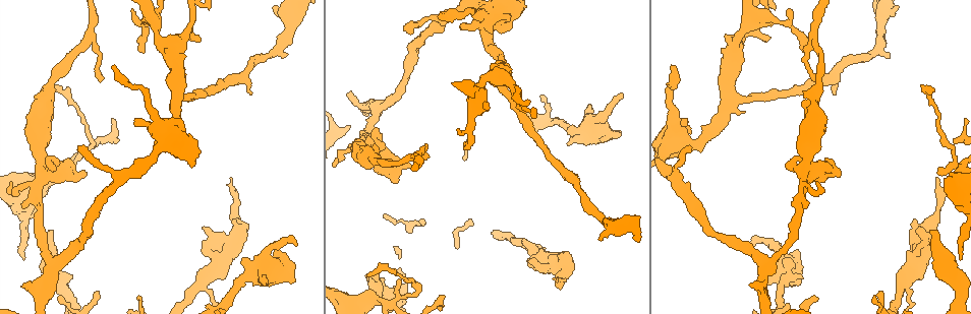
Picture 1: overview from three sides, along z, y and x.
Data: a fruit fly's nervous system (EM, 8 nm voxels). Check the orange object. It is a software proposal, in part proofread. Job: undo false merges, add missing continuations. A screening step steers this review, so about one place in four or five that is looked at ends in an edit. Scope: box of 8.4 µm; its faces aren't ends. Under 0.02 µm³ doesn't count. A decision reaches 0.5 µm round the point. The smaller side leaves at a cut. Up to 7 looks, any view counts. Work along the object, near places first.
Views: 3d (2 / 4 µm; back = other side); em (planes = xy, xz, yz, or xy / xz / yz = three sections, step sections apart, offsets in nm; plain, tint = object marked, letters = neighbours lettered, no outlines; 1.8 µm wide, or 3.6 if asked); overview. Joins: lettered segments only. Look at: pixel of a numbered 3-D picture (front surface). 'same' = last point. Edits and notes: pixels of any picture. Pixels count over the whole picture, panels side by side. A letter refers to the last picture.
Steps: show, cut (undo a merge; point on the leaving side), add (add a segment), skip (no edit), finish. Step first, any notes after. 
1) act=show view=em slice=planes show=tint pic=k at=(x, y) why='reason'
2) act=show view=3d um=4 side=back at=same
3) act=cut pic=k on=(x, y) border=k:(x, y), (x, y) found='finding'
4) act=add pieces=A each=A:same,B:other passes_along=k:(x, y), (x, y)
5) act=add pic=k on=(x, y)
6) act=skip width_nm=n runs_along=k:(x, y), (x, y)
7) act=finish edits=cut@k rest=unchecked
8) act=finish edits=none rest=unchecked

act=show view=3d um=4 pic=1 at=(51, 163) why='free end'

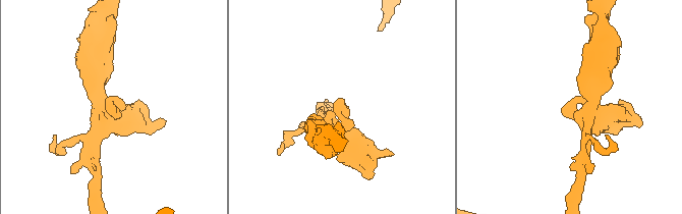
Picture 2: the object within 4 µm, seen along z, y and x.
act=show view=em slice=planes show=plain pic=2 at=(116, 109)

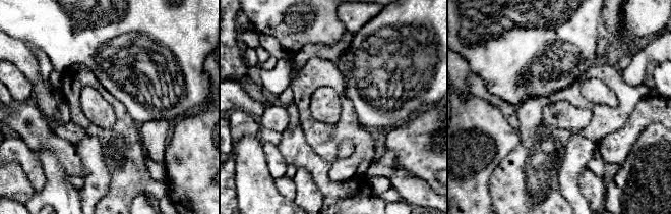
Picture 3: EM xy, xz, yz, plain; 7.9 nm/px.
act=show view=em slice=planes show=letters at=same why='what lies round it'

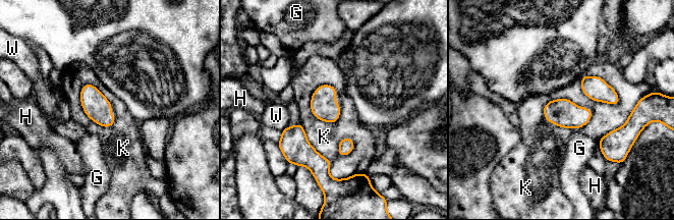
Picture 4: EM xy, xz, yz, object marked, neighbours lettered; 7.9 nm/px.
act=skip each=G:other,H:other,K:other,W:other border=4:(543, 106), (569, 99), (593, 112) found='none of them fits'

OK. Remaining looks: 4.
act=show view=em um=3.6 slice=planes show=letters pic=1 at=(494, 20)

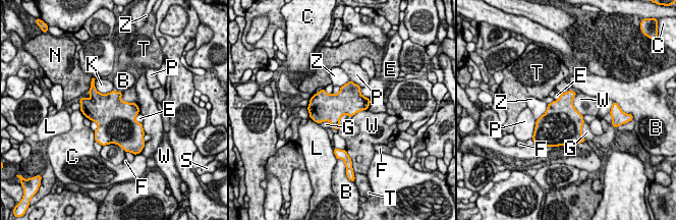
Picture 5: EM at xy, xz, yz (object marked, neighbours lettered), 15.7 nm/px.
act=skip each=B:other,C:other,E:other,F:other,G:other,K:other,L:other,N:other,P:other,S:other,T:other,W:other,Z:other border=5:(121, 92), (123, 101), (138, 108) found='one neuron here'

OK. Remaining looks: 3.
act=show view=em slice=planes show=tint pic=1 at=(591, 105) why='free end'

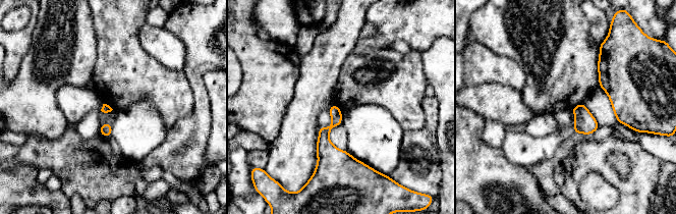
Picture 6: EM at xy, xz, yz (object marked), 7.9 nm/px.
act=show view=em slice=planes show=letters at=same why='see the neighbours'

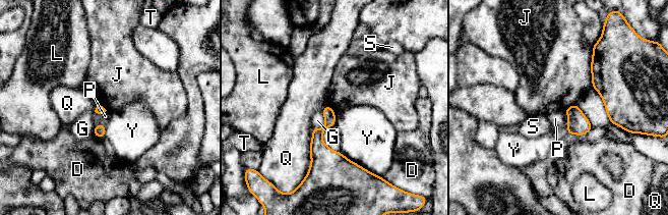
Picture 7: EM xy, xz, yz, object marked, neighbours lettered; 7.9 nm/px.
act=skip each=D:other,G:other,J:other,L:other,P:other,Q:other,S:other,T:other,Y:other border=7:(591, 47), (591, 84), (593, 86) found='no lettered segment goes on from it'

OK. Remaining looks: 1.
act=finish edits=none rest=unchecked

